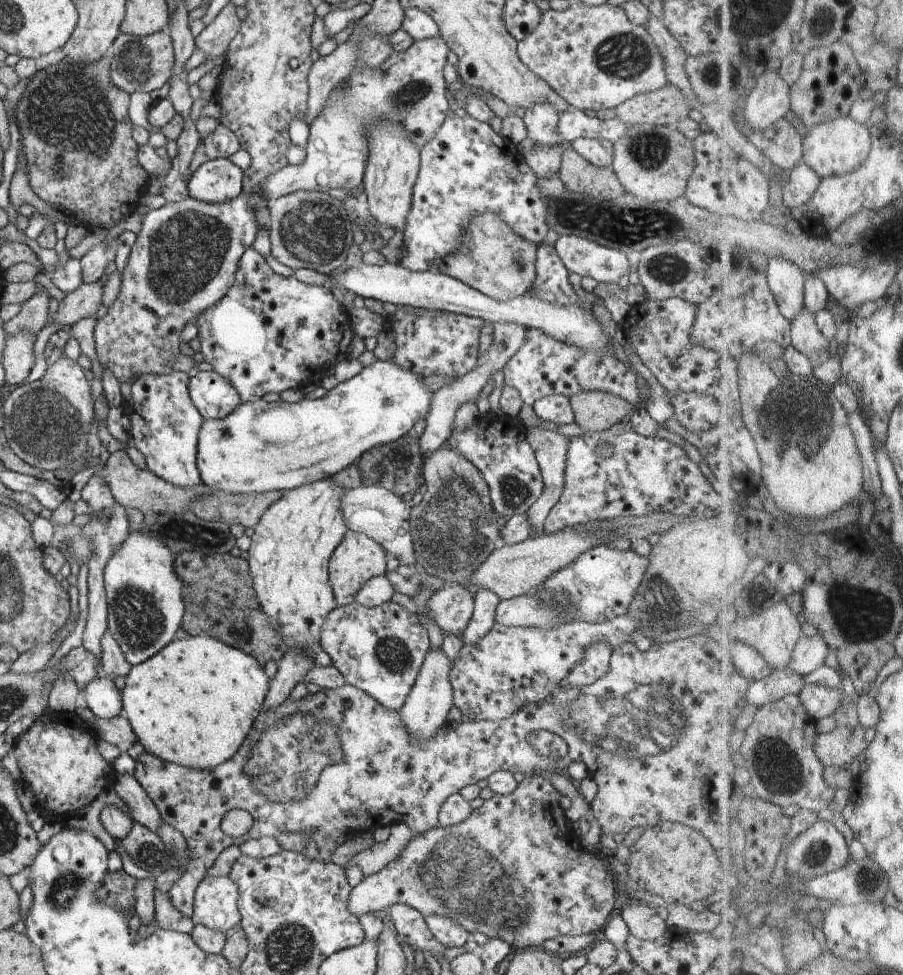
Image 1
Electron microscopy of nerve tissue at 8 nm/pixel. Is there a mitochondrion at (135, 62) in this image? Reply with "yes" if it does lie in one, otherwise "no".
yes

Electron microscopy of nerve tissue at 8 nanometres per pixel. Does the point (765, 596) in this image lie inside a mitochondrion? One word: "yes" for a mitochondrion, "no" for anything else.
no

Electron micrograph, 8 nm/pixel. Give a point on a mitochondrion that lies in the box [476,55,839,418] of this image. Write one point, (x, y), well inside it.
(604, 221)

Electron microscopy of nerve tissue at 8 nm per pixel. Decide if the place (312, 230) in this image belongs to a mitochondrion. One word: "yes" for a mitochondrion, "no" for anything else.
yes

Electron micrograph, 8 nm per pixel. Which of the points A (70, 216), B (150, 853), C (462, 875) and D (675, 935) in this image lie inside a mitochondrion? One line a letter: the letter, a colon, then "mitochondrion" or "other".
A: other
B: mitochondrion
C: mitochondrion
D: other

